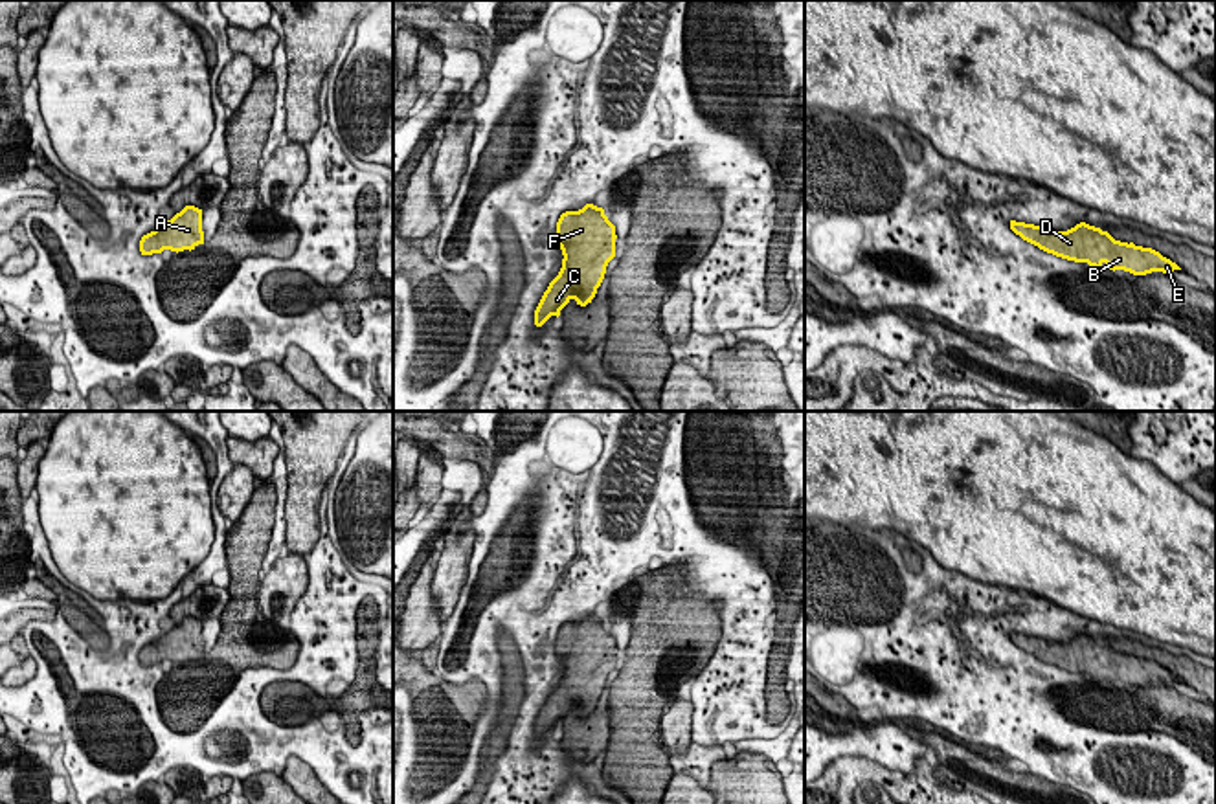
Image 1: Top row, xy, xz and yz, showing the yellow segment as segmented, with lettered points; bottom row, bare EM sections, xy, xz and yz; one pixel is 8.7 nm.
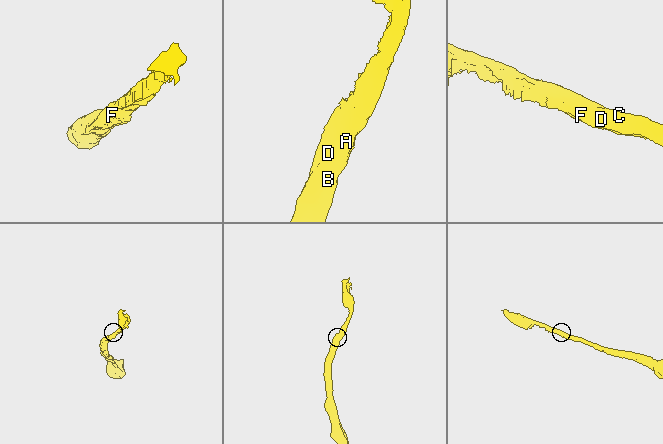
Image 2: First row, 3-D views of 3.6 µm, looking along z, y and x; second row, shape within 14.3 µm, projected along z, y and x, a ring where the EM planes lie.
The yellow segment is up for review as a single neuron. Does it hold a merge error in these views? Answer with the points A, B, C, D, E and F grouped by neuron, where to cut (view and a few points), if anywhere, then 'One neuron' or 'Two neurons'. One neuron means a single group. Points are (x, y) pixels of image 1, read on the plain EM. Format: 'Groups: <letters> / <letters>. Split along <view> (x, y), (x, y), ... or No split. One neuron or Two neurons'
Groups: A B C D E F. No split. One neuron

